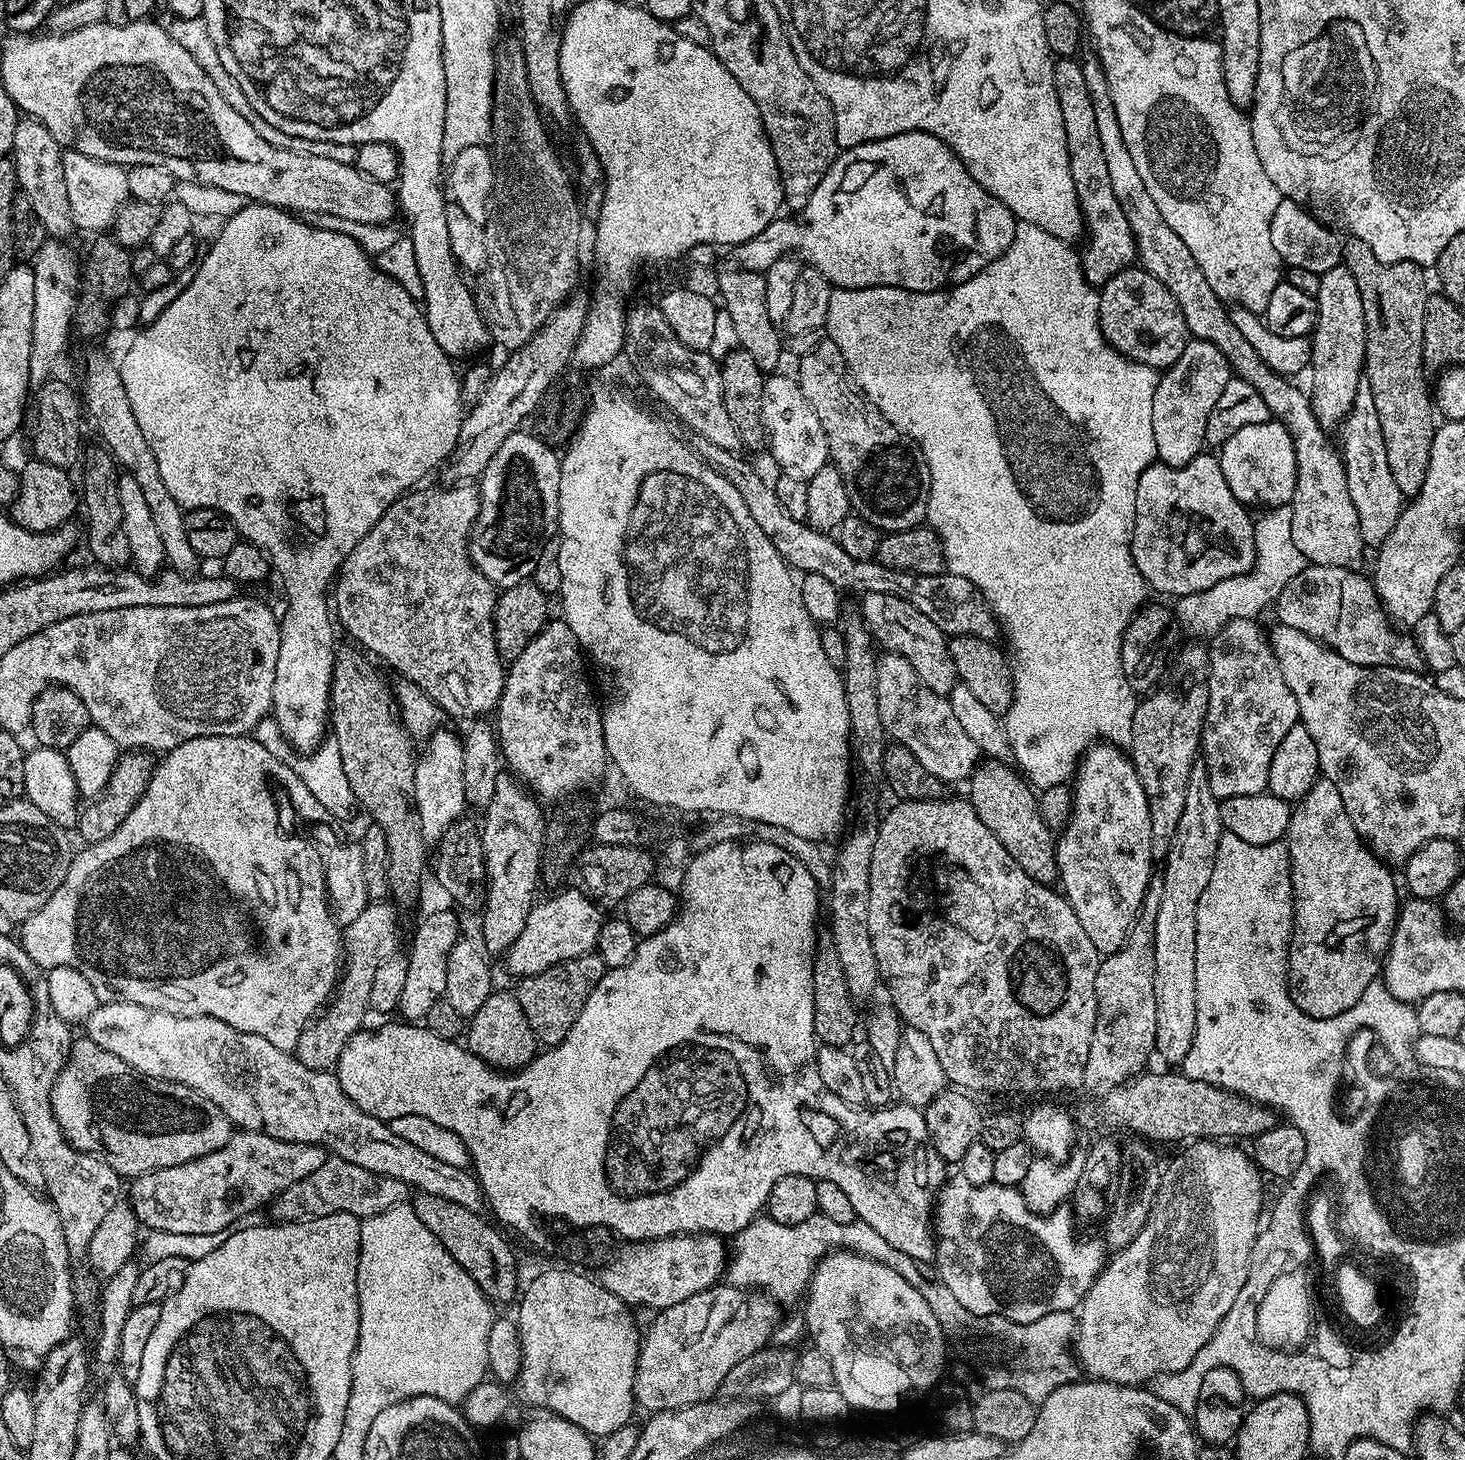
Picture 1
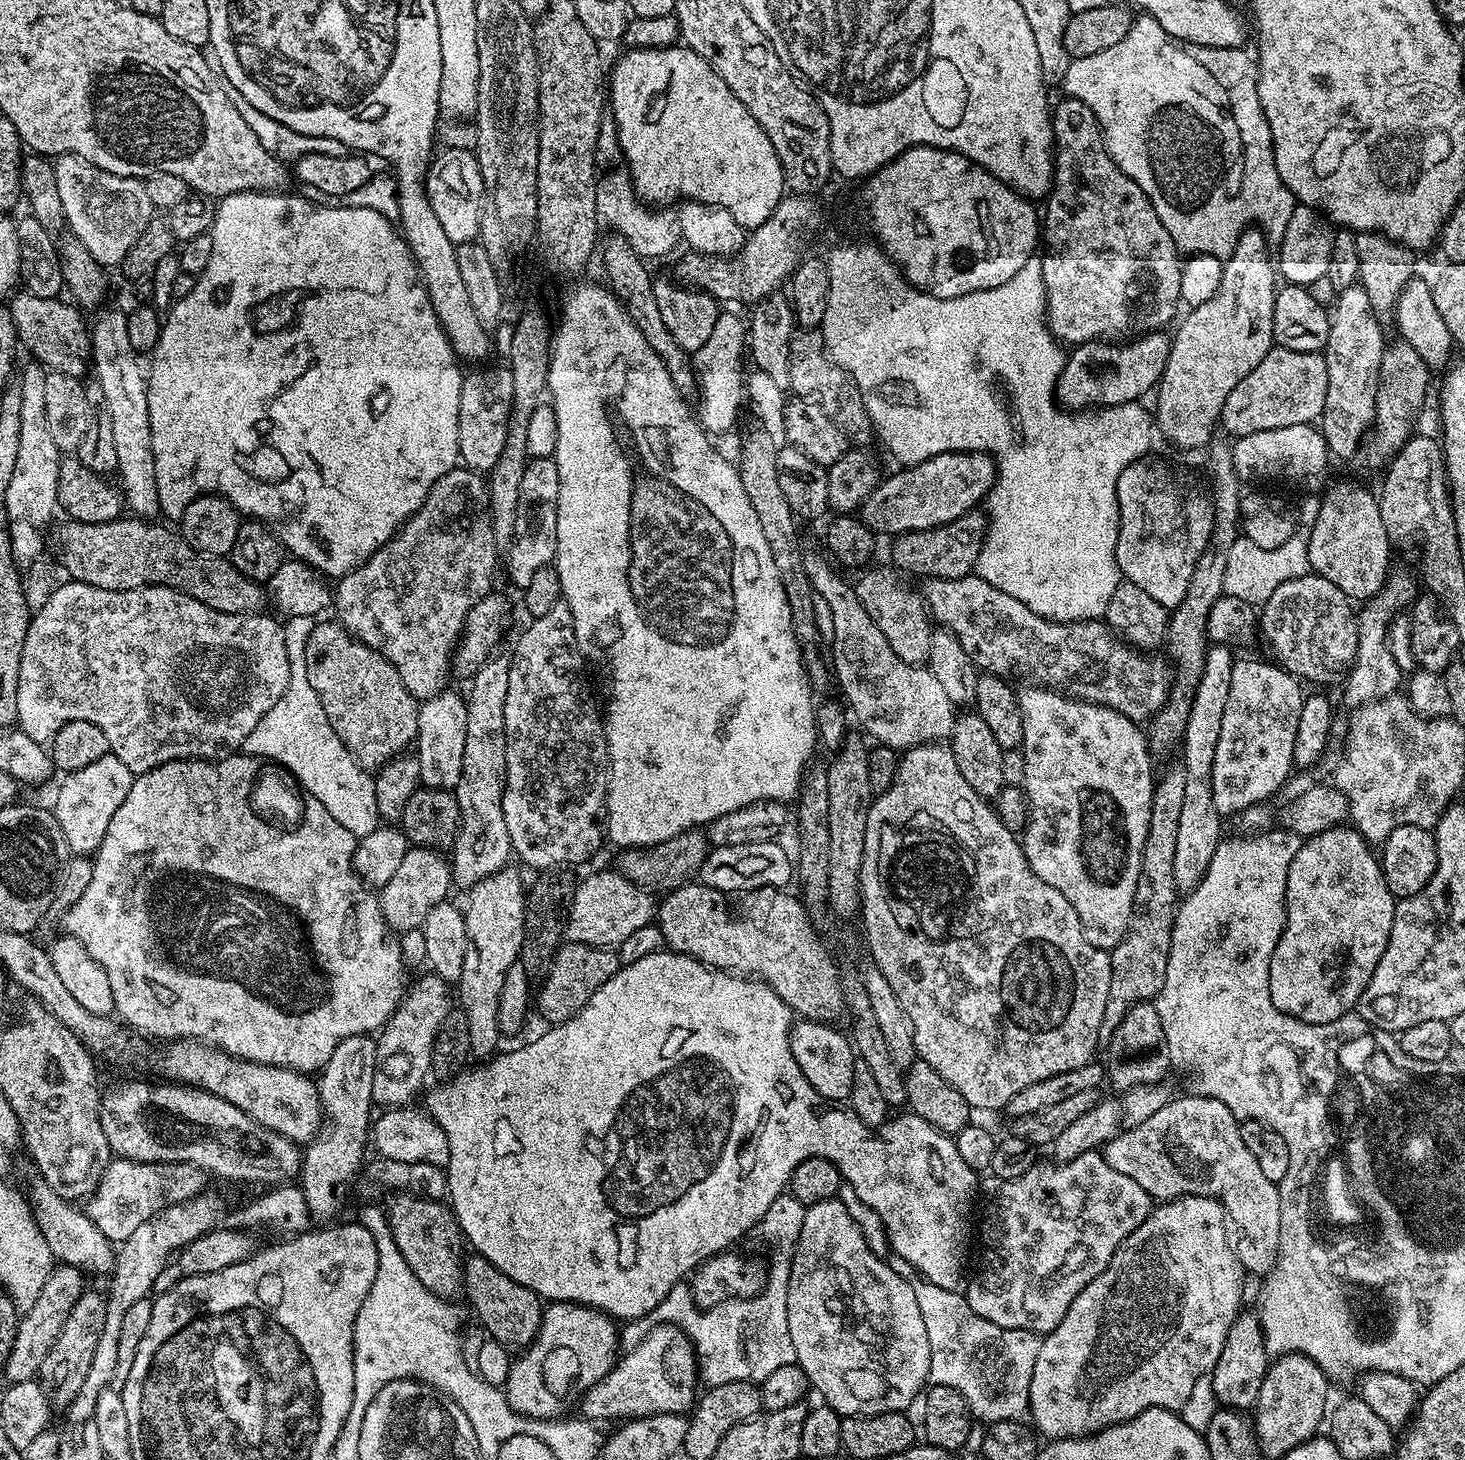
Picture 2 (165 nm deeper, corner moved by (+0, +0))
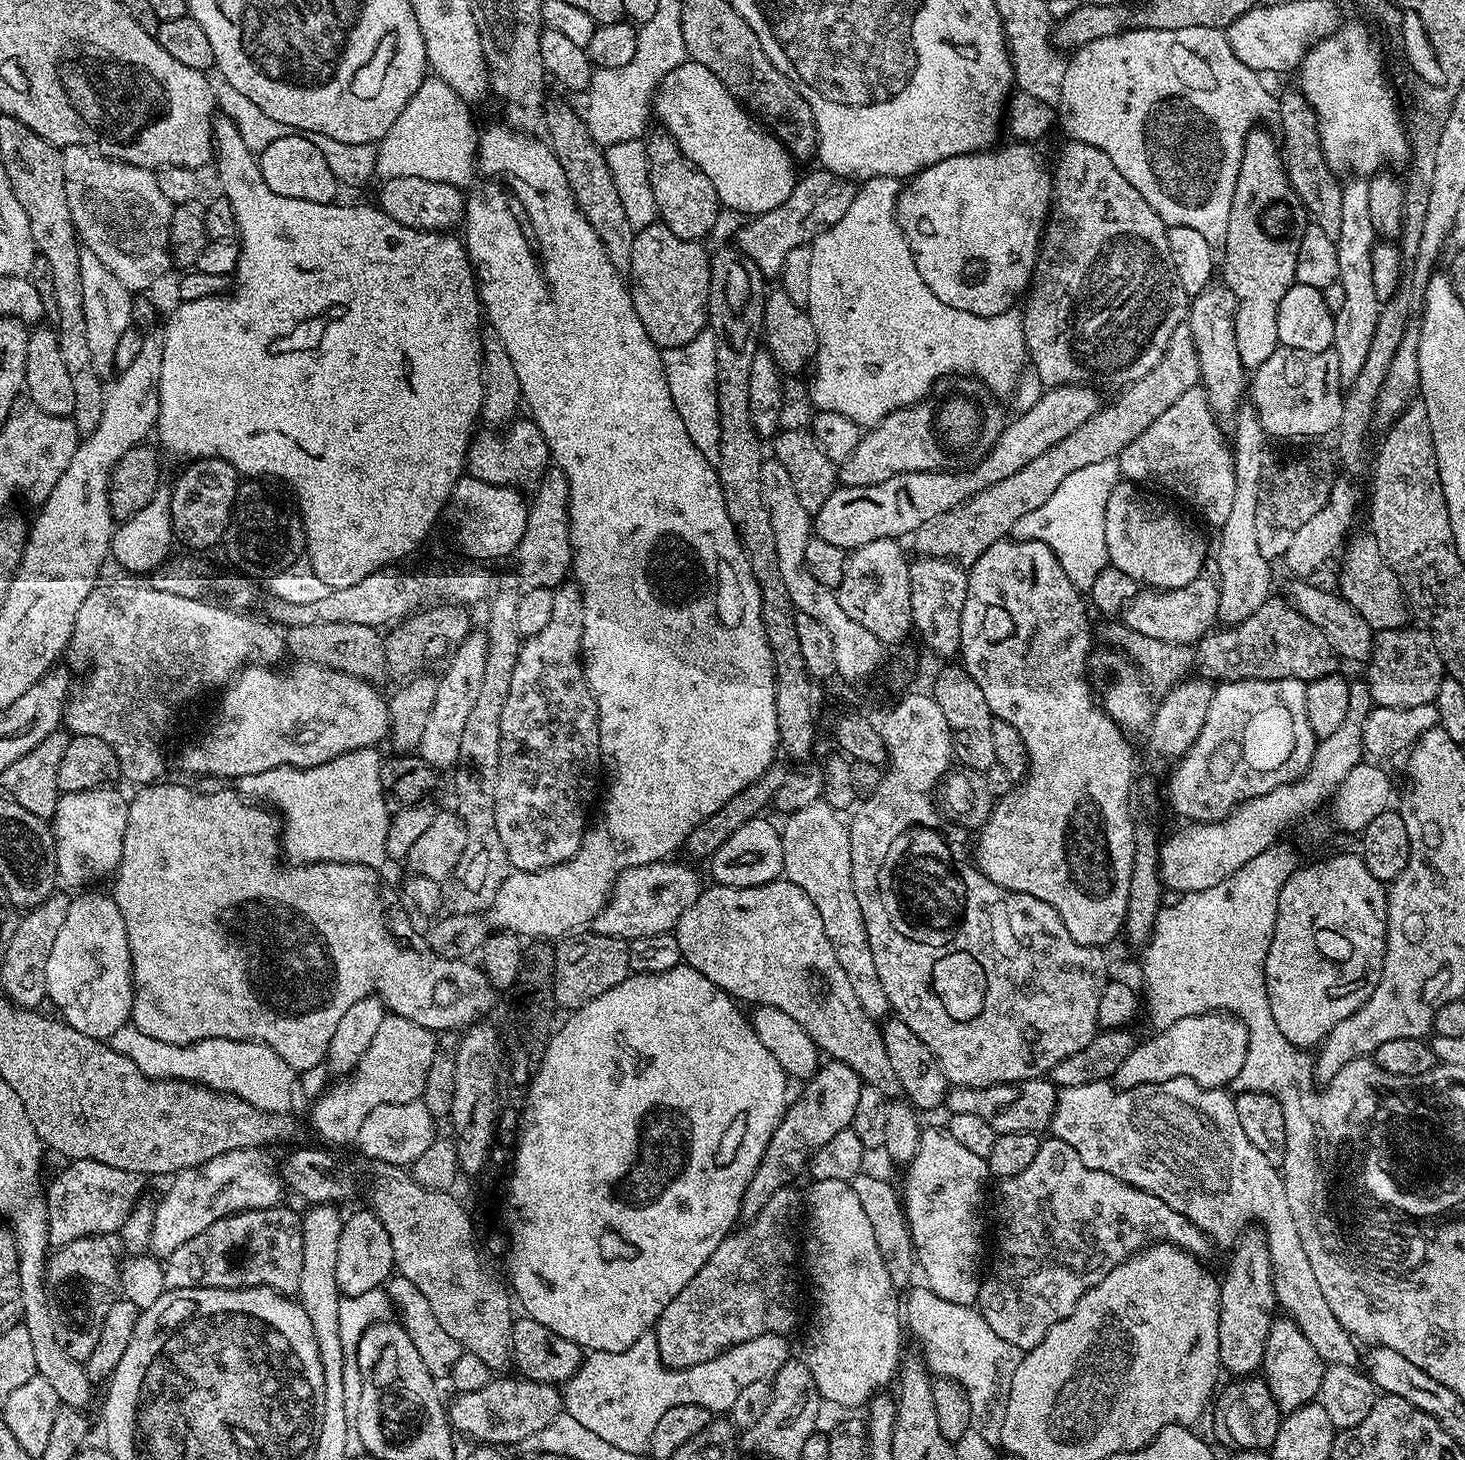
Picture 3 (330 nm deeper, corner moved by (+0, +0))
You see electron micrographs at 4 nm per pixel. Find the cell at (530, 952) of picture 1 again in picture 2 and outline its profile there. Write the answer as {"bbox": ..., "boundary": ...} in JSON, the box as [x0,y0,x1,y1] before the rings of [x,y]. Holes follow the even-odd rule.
{"bbox":[567,871,658,948],"boundary":[[[618,871],[592,872],[577,883],[572,903],[567,909],[567,939],[574,944],[595,948],[618,946],[626,942],[634,930],[642,930],[642,926],[655,921],[658,904],[652,899],[654,896],[649,889],[639,888]]]}

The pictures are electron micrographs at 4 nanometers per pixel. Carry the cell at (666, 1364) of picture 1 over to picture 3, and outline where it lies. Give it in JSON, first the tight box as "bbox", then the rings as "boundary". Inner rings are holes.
{"bbox":[447,1378,562,1444],"boundary":[[[494,1378],[482,1390],[461,1392],[456,1401],[447,1405],[448,1423],[457,1433],[469,1436],[480,1444],[520,1444],[523,1440],[531,1441],[539,1432],[544,1432],[562,1413],[562,1392],[557,1385],[543,1384],[523,1378],[516,1380],[500,1380]]]}

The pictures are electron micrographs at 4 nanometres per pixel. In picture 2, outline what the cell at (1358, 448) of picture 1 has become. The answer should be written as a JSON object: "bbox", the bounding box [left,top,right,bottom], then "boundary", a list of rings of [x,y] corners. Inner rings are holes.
{"bbox":[1318,282,1386,457],"boundary":[[[1358,282],[1339,291],[1330,308],[1330,319],[1330,334],[1322,353],[1326,362],[1326,406],[1318,427],[1333,457],[1355,457],[1374,422],[1376,387],[1386,347],[1385,329],[1374,314],[1374,306],[1370,306],[1366,290]]]}

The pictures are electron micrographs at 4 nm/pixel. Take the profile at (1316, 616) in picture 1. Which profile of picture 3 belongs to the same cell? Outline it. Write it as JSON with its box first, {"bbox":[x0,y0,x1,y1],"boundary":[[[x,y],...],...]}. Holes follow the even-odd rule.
{"bbox":[1098,598,1338,690],"boundary":[[[1270,598],[1246,622],[1229,627],[1224,632],[1213,631],[1191,644],[1163,644],[1156,638],[1146,638],[1146,634],[1138,634],[1130,630],[1122,622],[1108,622],[1098,636],[1108,644],[1113,644],[1120,652],[1125,652],[1127,659],[1146,677],[1149,685],[1157,684],[1160,690],[1167,690],[1174,684],[1179,684],[1189,674],[1199,673],[1205,680],[1213,682],[1227,682],[1230,680],[1317,680],[1323,676],[1333,675],[1337,671],[1338,655],[1332,644],[1327,640],[1326,634],[1318,626],[1311,624],[1298,609],[1294,608],[1287,599],[1276,600]]]}

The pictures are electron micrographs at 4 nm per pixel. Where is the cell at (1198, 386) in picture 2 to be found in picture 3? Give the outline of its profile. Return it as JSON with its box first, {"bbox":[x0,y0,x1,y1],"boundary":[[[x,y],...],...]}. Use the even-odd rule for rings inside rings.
{"bbox":[1222,126,1306,370],"boundary":[[[1257,126],[1246,136],[1242,166],[1238,170],[1238,182],[1234,186],[1234,198],[1230,206],[1230,226],[1226,230],[1226,242],[1222,249],[1222,280],[1239,301],[1236,309],[1236,345],[1248,370],[1262,366],[1262,362],[1266,362],[1266,358],[1270,358],[1270,354],[1281,347],[1278,338],[1278,302],[1282,302],[1286,290],[1290,290],[1290,286],[1296,283],[1298,242],[1306,227],[1304,206],[1284,171],[1277,137],[1275,140],[1264,128],[1267,127]]]}

